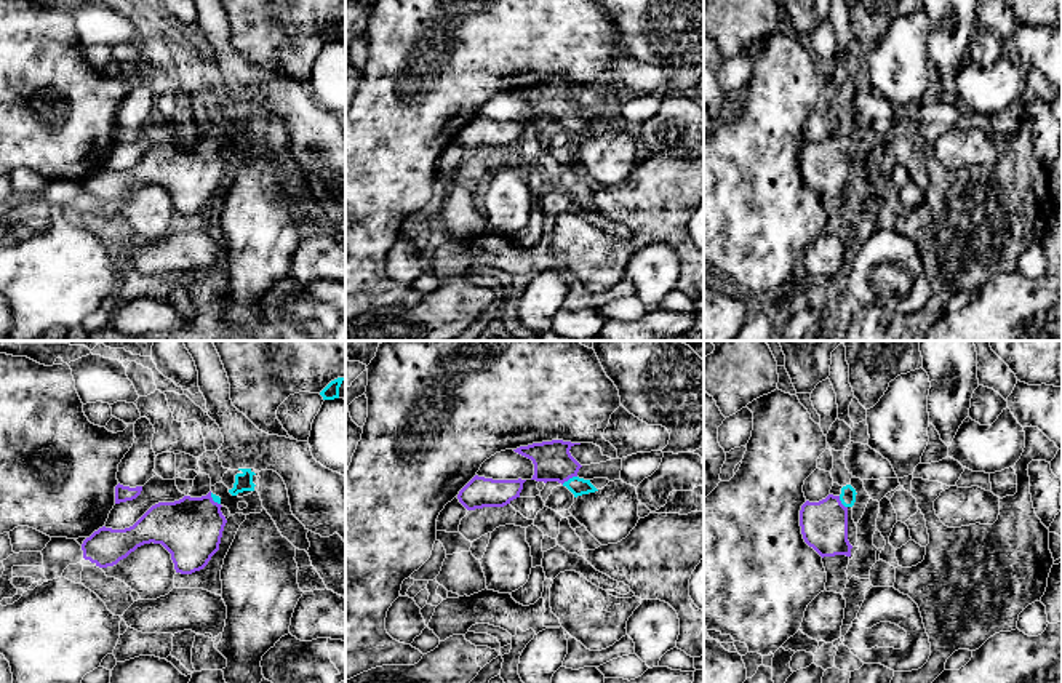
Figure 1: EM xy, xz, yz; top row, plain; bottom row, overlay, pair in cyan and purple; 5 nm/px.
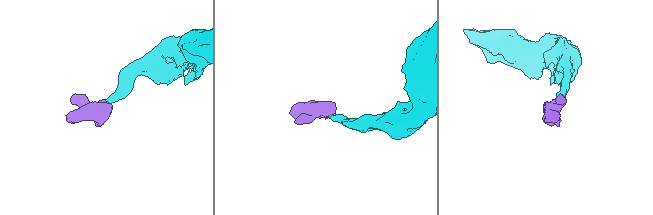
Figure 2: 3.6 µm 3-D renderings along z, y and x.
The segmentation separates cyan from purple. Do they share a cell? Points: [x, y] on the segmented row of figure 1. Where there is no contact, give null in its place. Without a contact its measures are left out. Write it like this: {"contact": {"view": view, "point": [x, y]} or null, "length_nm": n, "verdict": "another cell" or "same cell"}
{"contact": {"view": "xz", "point": [570, 479]}, "length_nm": 90, "verdict": "same cell"}

